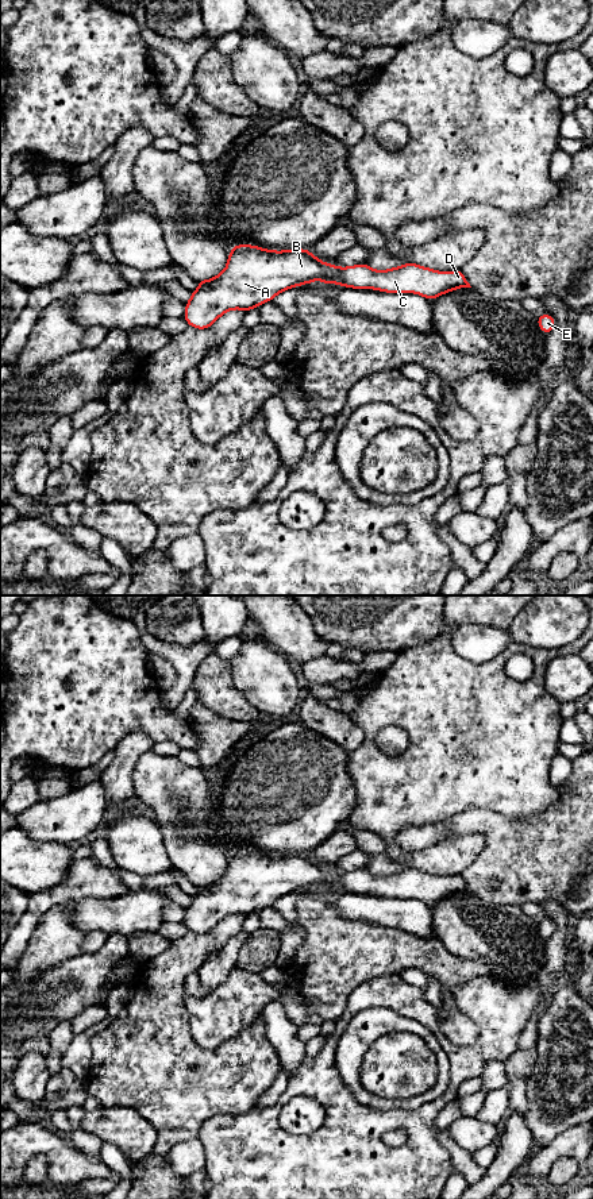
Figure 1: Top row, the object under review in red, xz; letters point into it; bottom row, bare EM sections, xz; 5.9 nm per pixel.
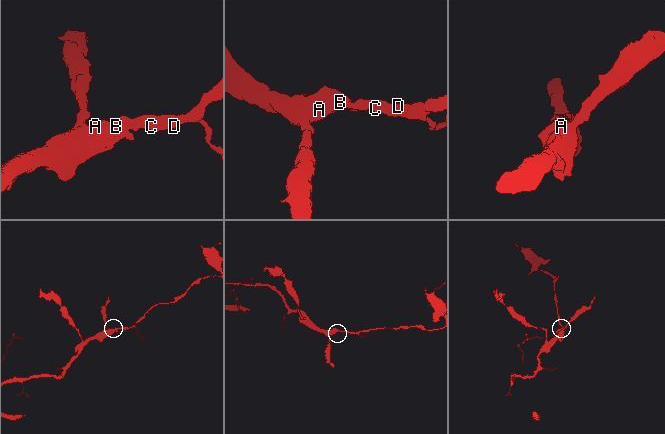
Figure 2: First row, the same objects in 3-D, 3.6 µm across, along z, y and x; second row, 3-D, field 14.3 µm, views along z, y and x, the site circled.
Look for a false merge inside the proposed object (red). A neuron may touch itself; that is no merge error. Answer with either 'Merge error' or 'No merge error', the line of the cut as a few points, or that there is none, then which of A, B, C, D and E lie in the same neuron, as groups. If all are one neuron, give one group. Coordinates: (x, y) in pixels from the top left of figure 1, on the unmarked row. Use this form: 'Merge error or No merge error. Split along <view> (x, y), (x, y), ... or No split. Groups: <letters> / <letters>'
No merge error. No split. Groups: A B C D E

